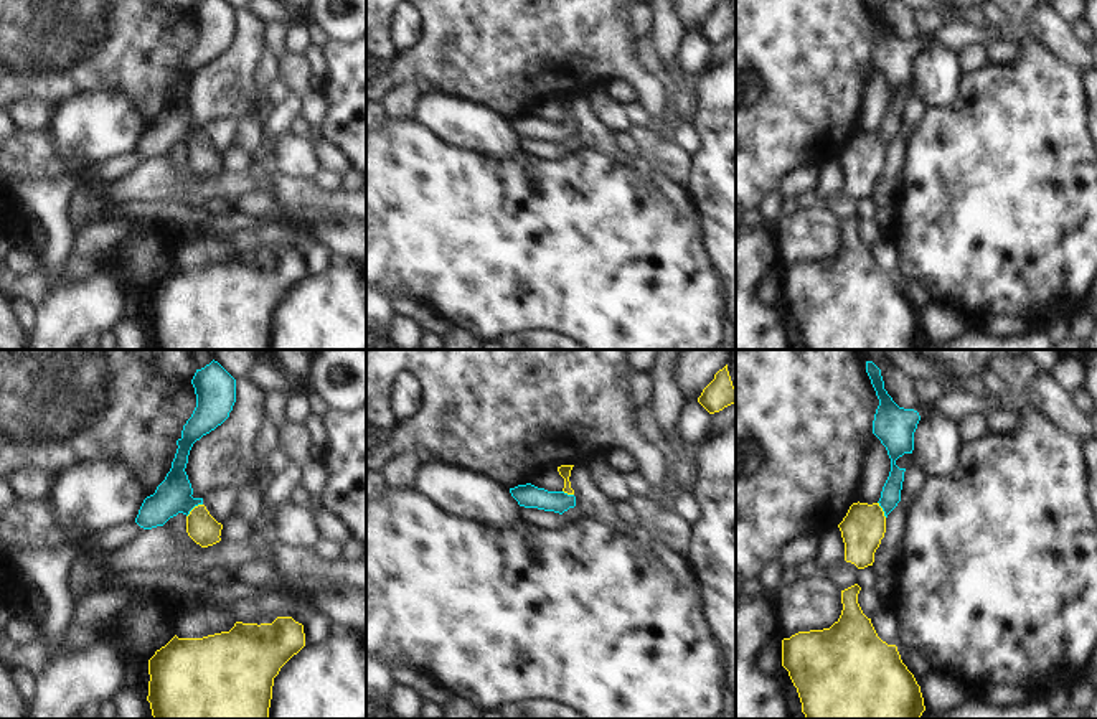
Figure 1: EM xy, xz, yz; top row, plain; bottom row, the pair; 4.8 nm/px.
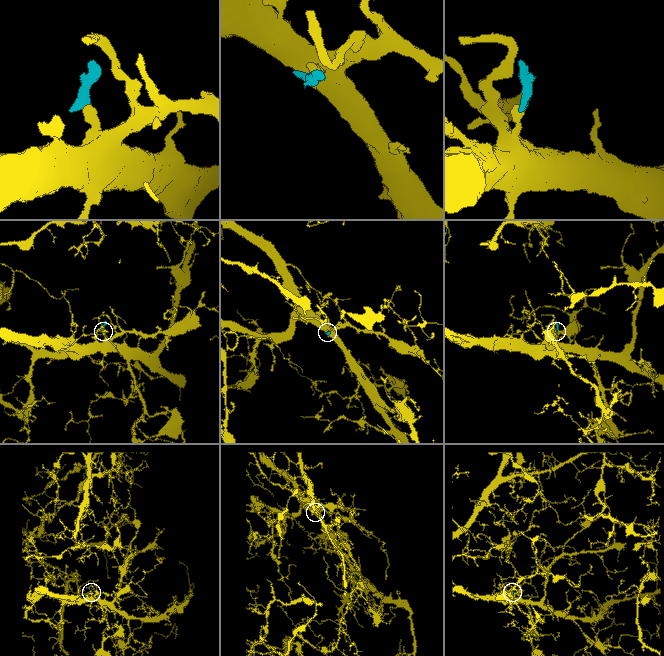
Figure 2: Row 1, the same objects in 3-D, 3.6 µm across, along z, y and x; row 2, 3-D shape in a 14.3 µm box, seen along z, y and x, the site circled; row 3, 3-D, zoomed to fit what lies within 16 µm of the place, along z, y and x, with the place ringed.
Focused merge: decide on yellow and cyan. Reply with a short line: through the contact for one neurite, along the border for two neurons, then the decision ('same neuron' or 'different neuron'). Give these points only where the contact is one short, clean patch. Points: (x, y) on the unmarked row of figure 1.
line xy (202, 157), (193, 139), (174, 126); same neuron

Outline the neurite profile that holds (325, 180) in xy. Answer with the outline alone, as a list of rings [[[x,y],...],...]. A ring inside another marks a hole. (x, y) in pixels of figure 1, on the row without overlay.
[[[318,168],[313,176],[312,181],[323,191],[333,195],[333,196],[340,196],[340,186],[341,186],[341,175],[333,173],[330,170],[322,170]]]

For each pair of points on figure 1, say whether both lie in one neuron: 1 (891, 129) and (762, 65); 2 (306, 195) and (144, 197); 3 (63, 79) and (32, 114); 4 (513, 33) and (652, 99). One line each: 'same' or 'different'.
1: different
2: same
3: different
4: same

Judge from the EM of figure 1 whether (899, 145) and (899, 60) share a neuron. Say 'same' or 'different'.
different

